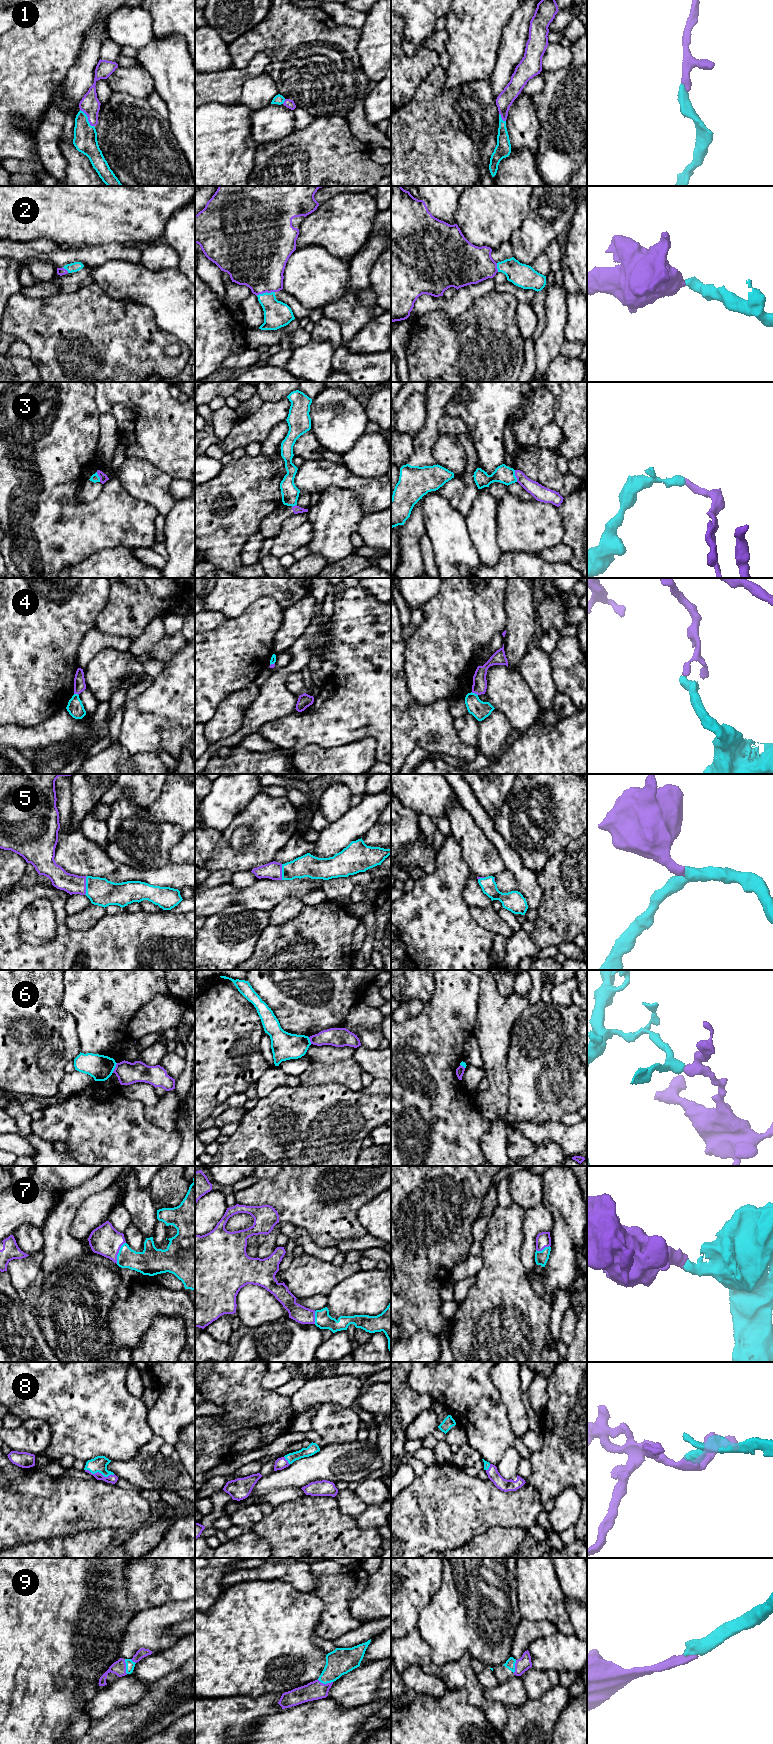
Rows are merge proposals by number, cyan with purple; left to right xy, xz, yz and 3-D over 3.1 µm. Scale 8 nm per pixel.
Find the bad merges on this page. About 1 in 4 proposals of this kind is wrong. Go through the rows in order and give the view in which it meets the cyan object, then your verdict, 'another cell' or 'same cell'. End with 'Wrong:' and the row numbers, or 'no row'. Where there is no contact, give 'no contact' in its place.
1: contact in xy; same cell
2: contact in xz; same cell
3: contact in yz; another cell
4: contact in yz; another cell
5: contact in xy; same cell
6: contact in xy; another cell
7: contact in xy; same cell
8: contact in xy; same cell
9: contact in xz; same cell
Wrong: 3, 4, 6

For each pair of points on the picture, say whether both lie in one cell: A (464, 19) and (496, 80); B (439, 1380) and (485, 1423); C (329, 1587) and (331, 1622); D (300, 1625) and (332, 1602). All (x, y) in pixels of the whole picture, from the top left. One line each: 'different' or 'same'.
A: different
B: same
C: same
D: different

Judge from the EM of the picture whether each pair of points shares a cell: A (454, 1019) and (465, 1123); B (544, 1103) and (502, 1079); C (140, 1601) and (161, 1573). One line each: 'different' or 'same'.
A: same
B: different
C: same

